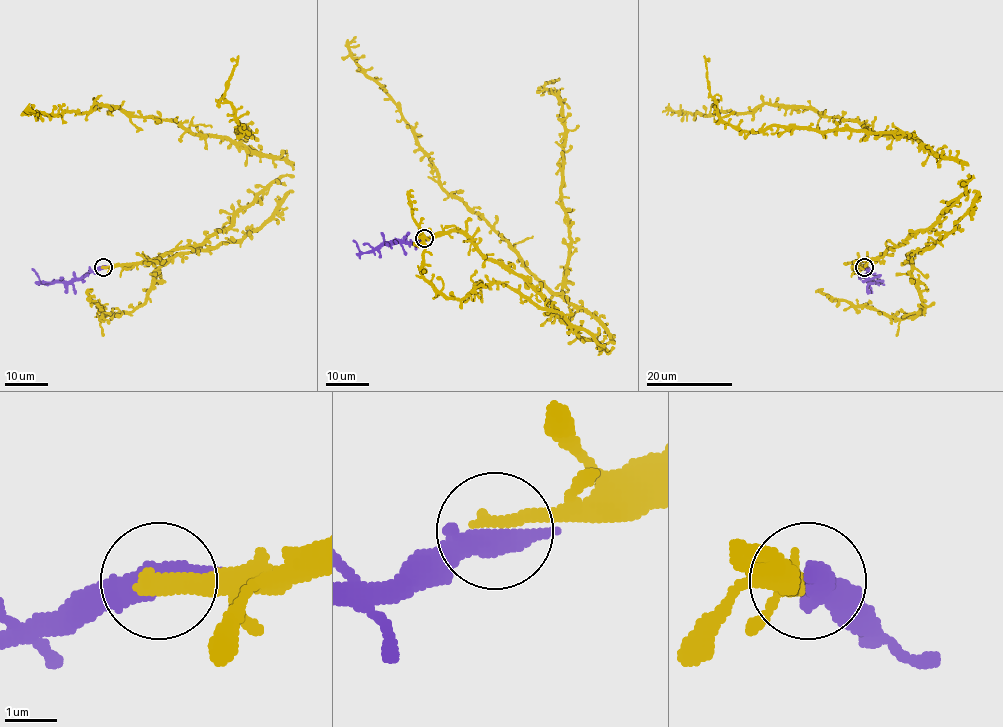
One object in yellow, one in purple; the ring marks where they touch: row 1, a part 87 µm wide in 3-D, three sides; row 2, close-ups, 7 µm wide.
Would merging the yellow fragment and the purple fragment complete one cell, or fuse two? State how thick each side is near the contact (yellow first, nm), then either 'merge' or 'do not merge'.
calibres 320 and 600 nm; merge

